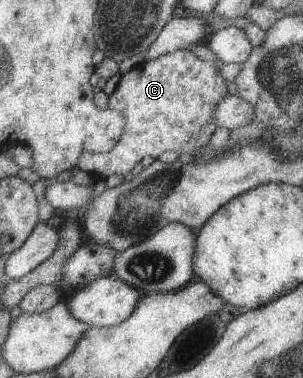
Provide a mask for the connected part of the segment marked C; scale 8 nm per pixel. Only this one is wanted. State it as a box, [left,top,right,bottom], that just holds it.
[77,50,228,182]

